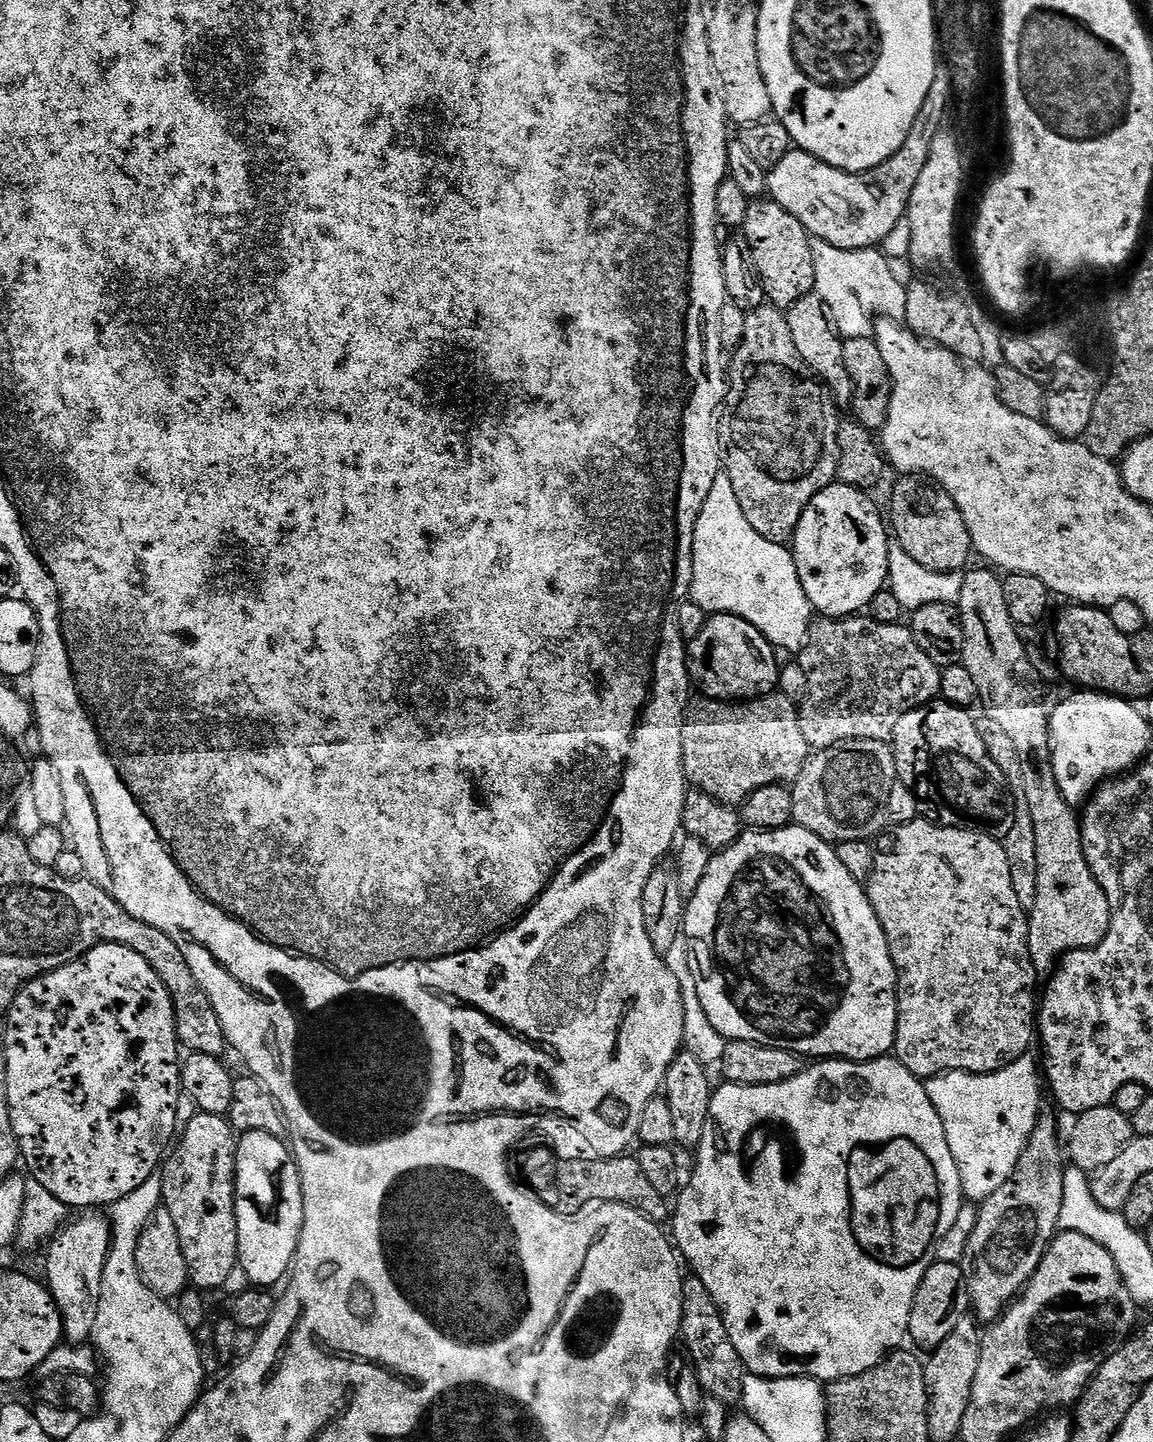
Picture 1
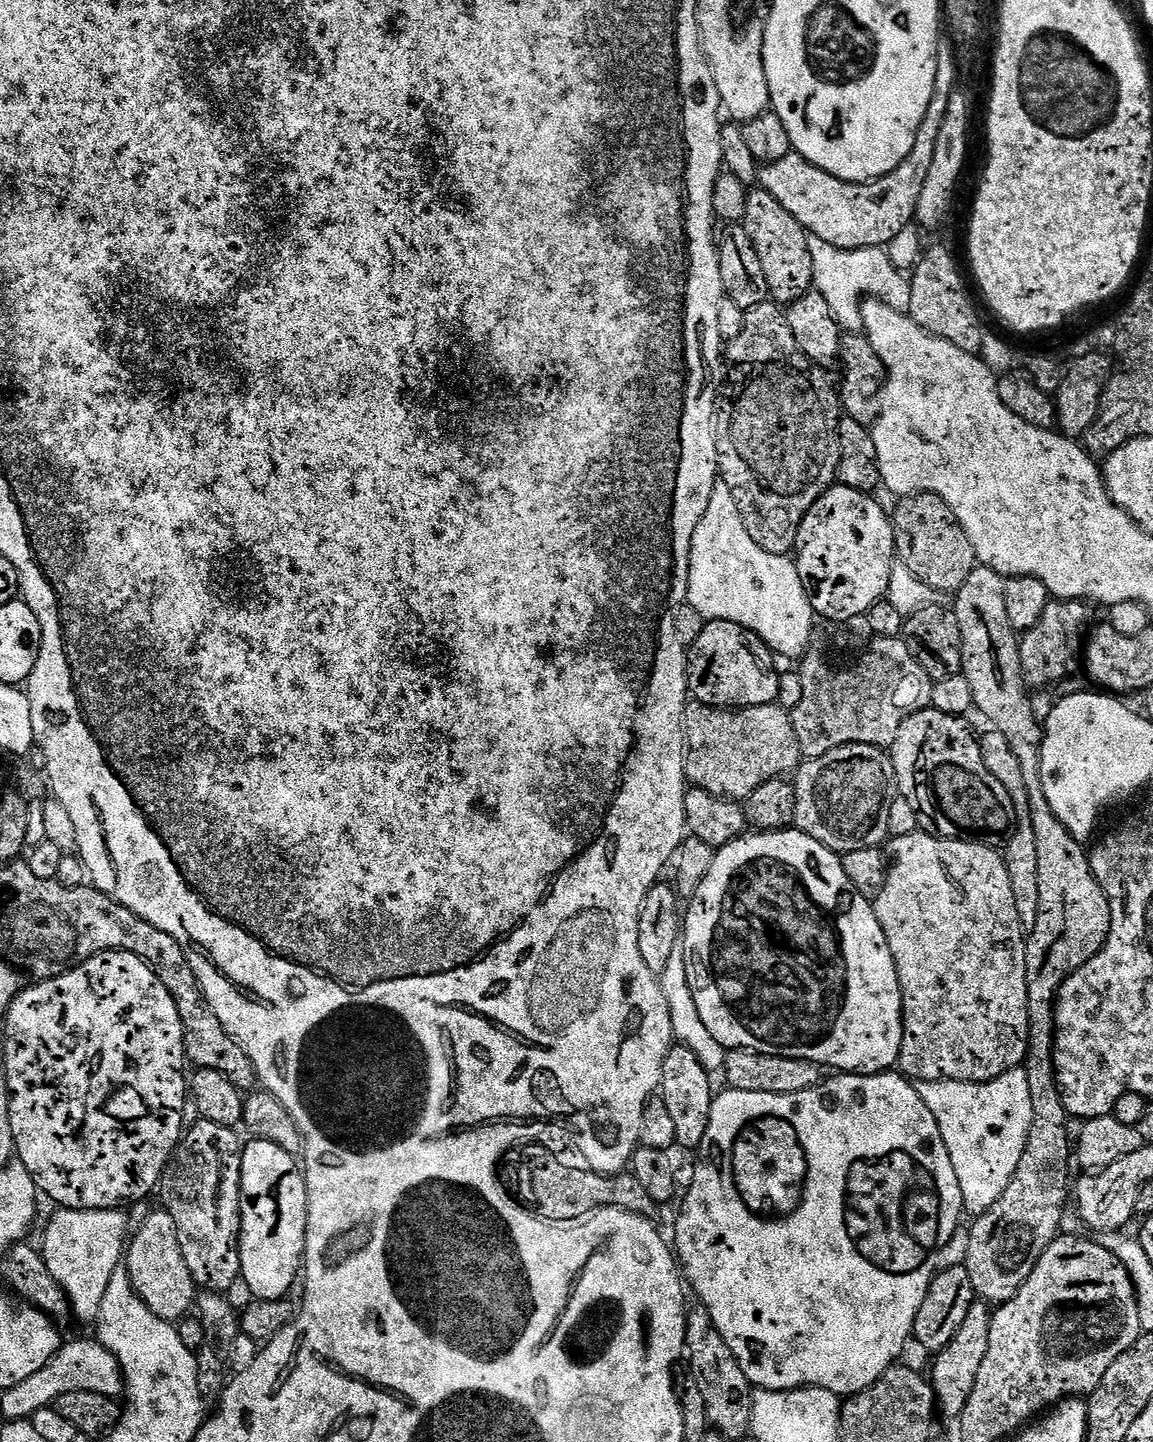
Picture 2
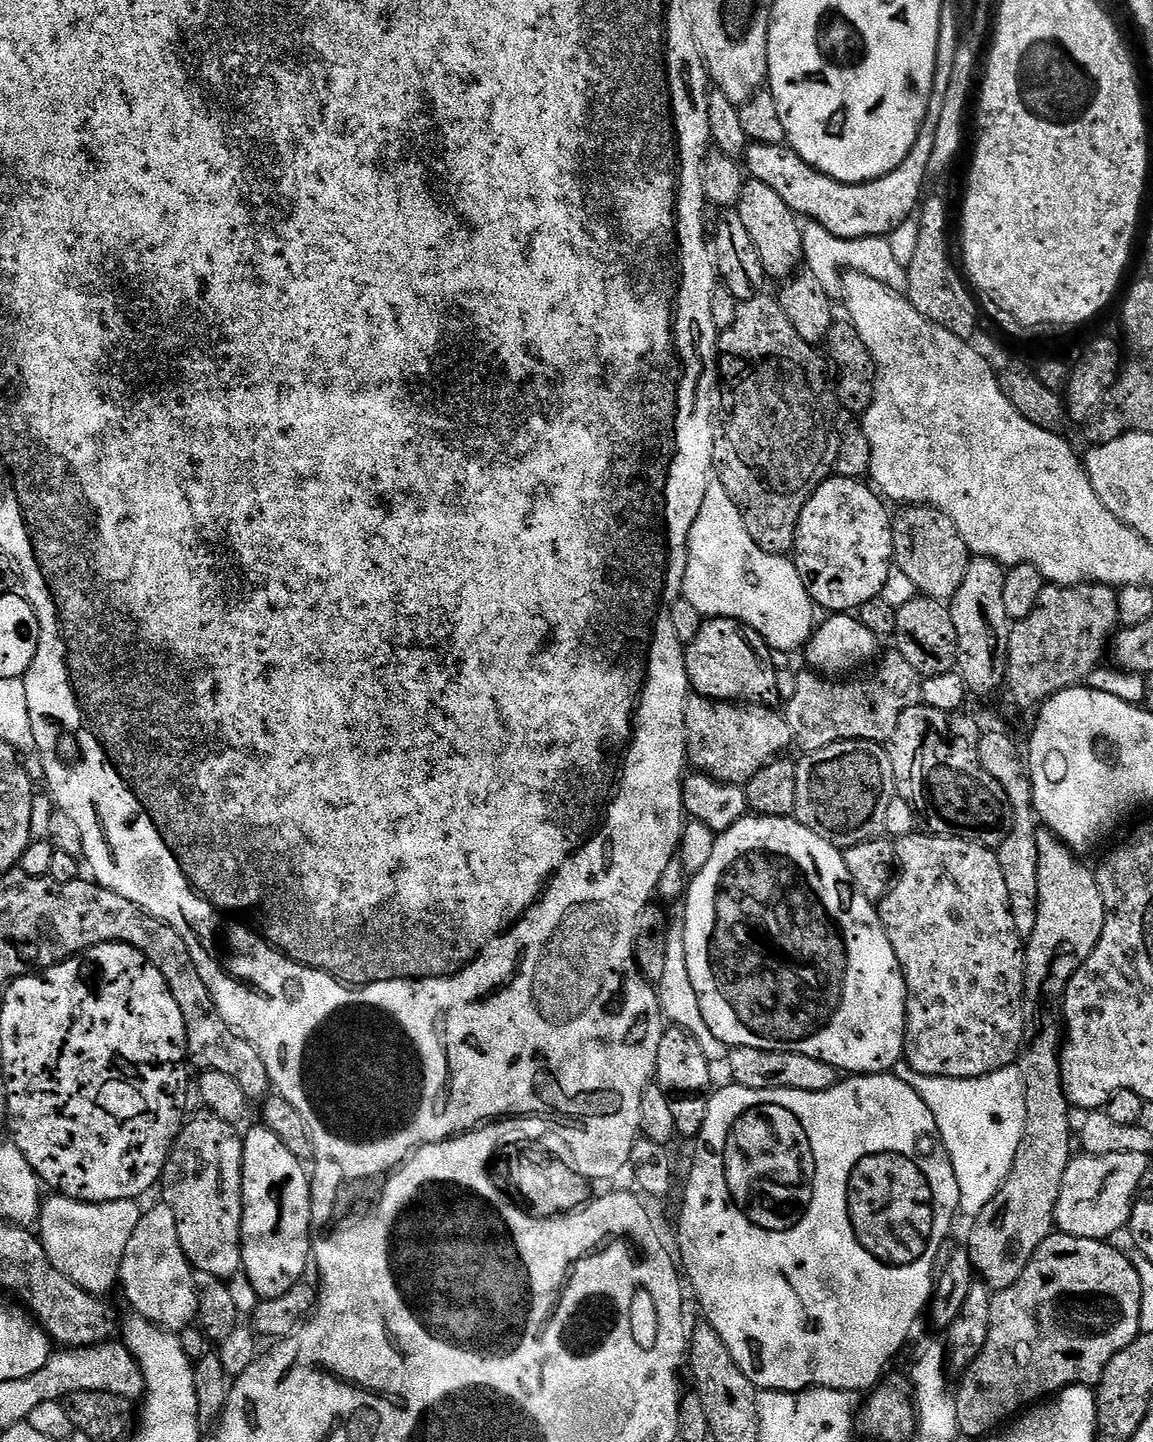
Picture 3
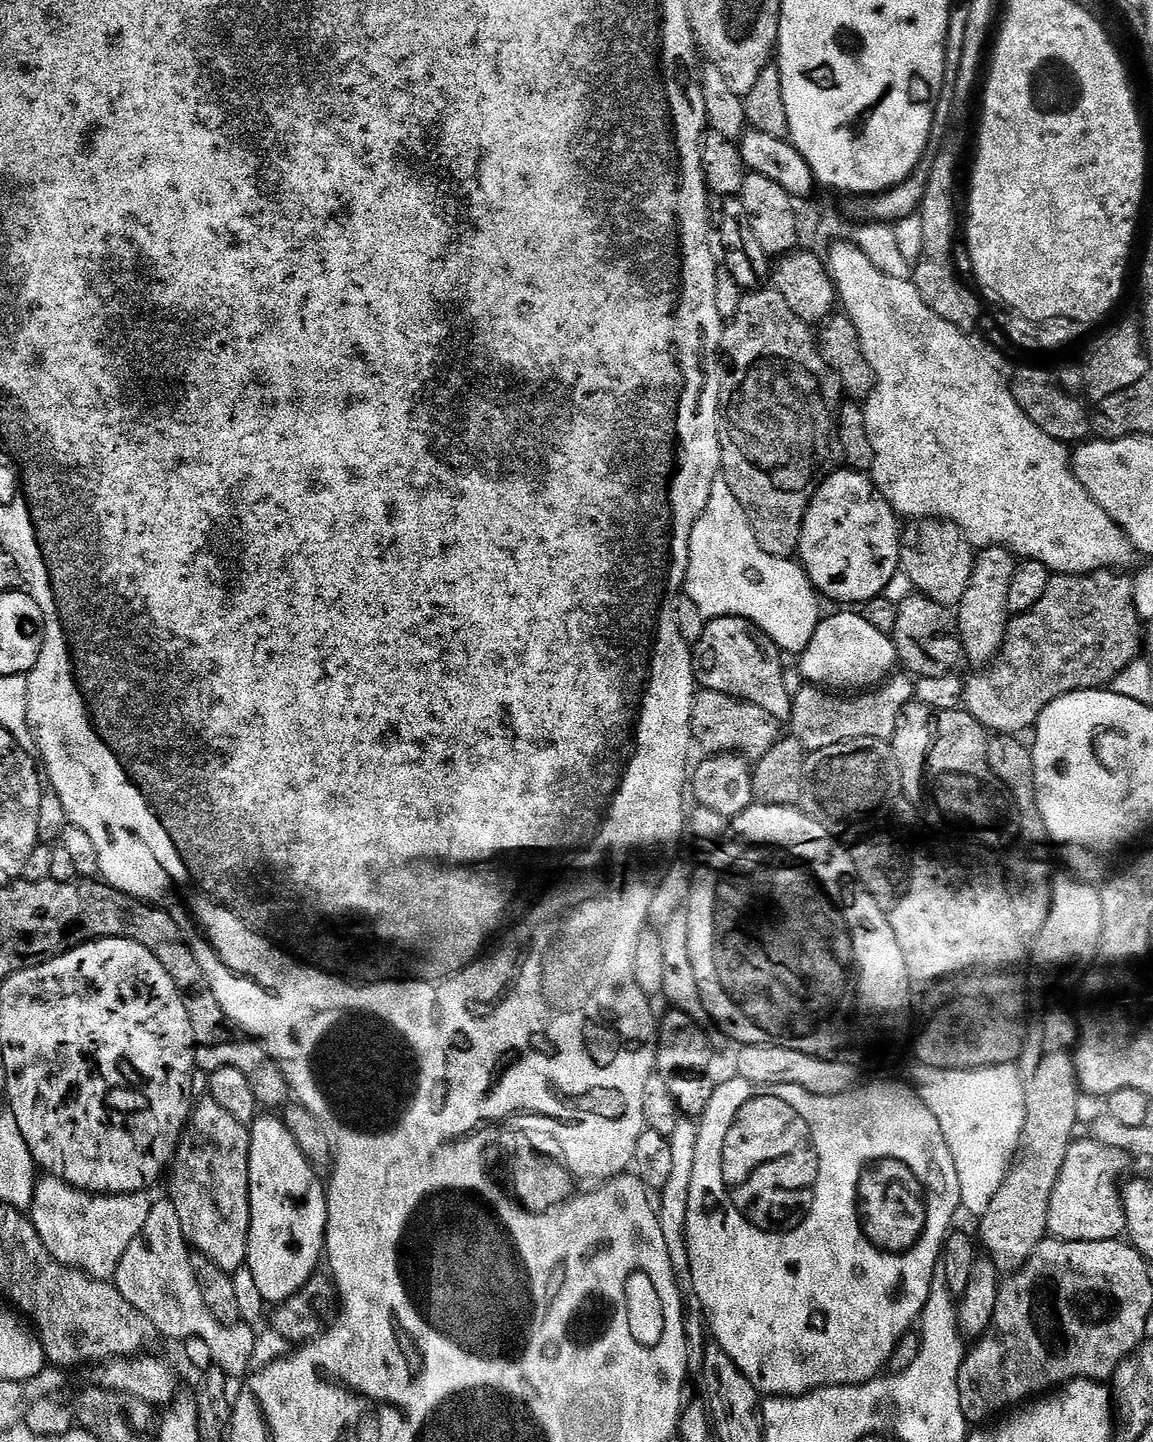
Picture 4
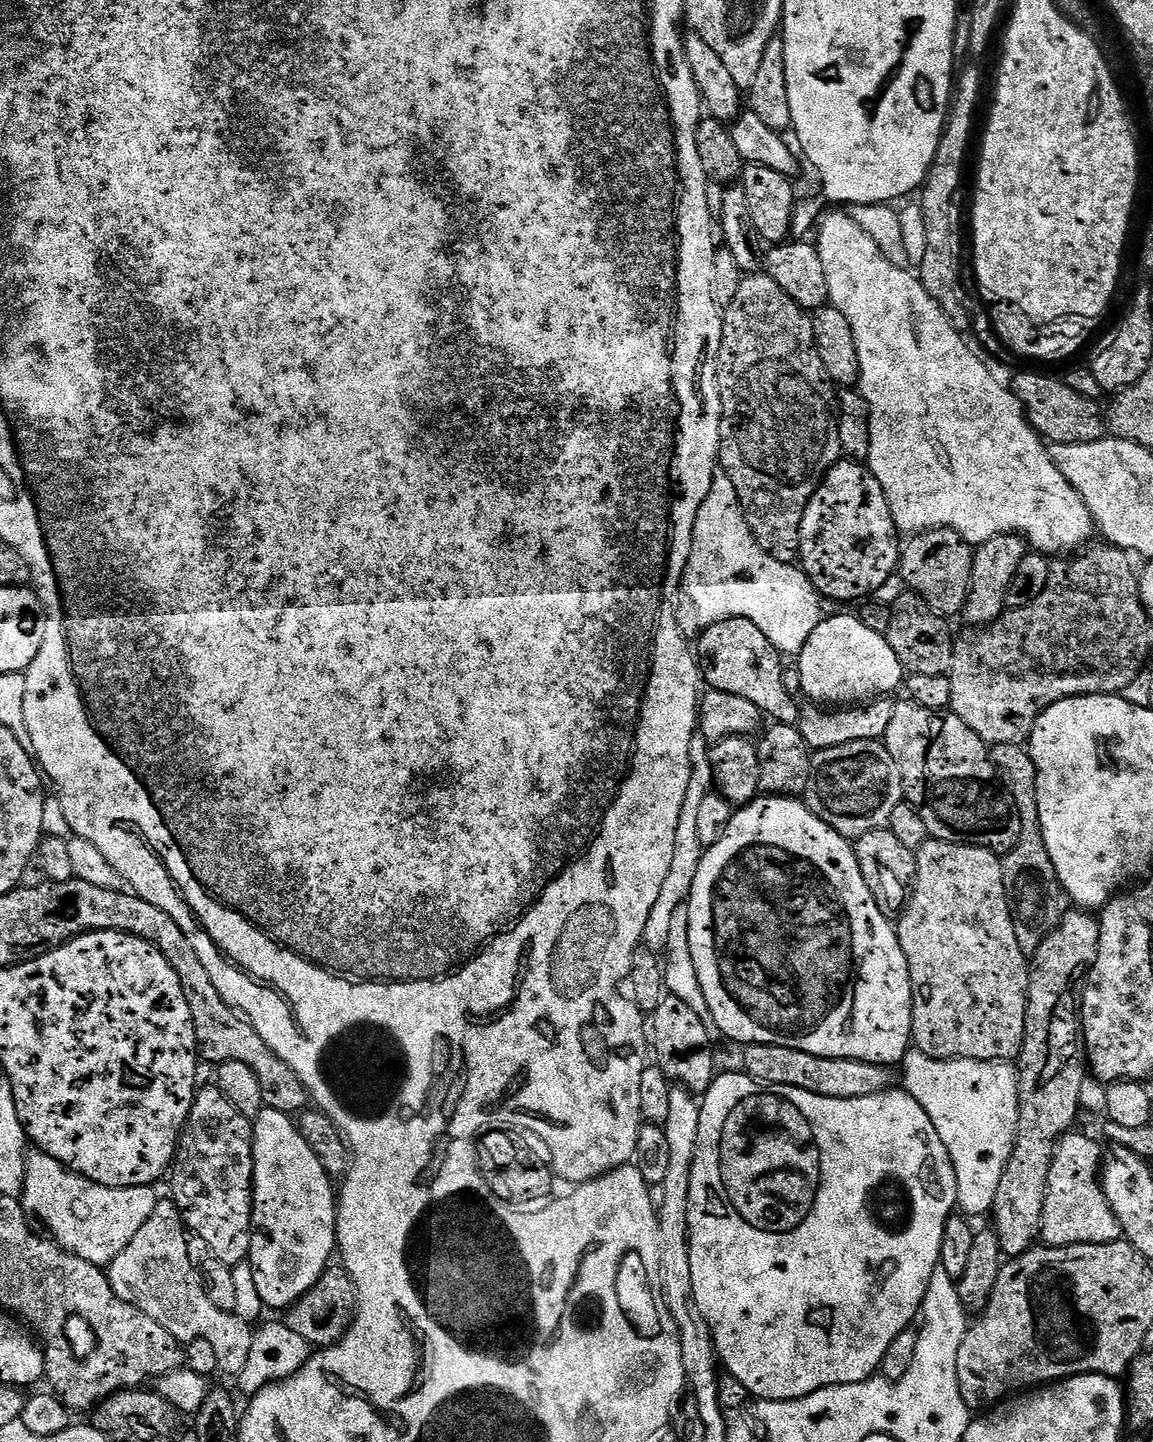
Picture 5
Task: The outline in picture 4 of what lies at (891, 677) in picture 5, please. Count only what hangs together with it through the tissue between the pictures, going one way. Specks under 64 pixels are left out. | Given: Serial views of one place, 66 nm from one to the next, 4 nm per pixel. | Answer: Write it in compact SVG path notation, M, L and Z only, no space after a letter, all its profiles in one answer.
M836 610L833 616L825 615L820 625L814 630L814 638L810 638L810 646L799 653L798 671L805 681L812 686L823 686L828 690L868 690L879 686L893 675L897 667L898 657L896 646L887 631L878 629L866 620L863 614L856 610Z

